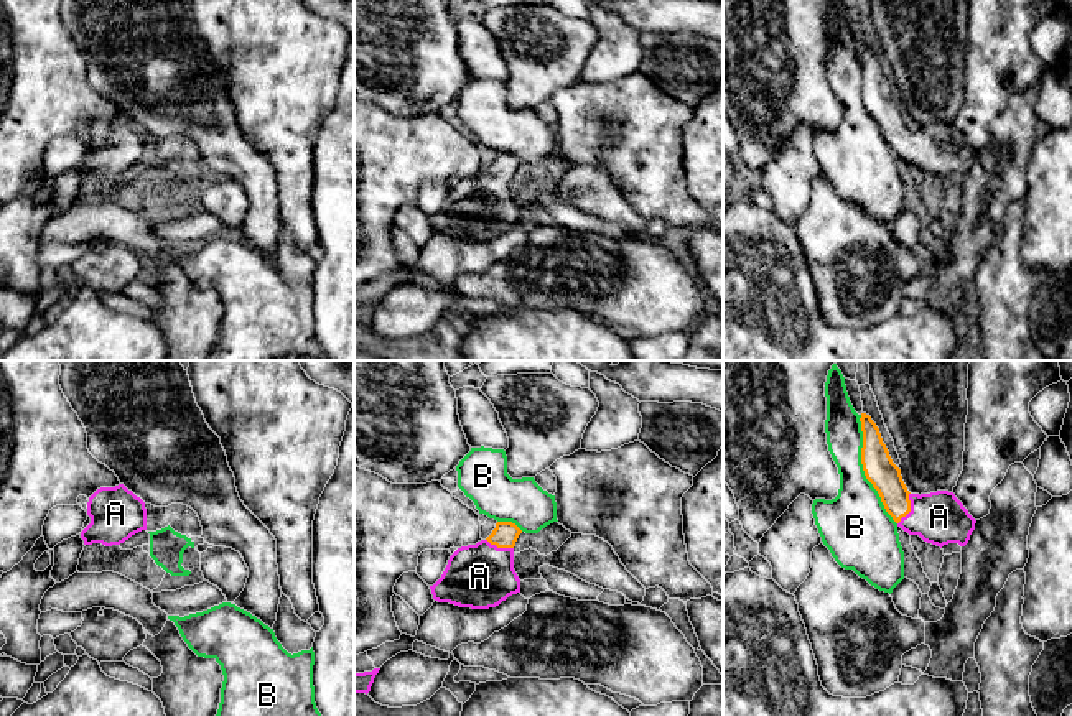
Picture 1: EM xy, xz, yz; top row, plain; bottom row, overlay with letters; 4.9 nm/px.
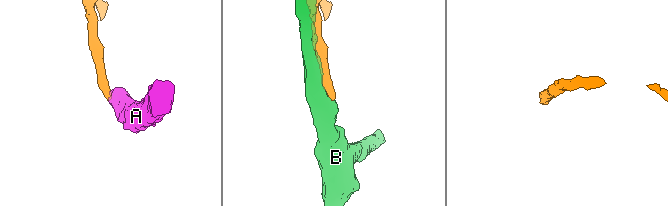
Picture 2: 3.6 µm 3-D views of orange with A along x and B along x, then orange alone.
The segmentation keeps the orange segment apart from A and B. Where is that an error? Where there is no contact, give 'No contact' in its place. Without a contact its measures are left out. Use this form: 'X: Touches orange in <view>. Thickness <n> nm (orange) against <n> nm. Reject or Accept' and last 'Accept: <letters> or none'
A: Touches orange in yz. Thickness 150 nm (orange) against 260 nm. Accept
B: Touches orange in yz. Thickness 150 nm (orange) against 300 nm. Reject
Accept: A

